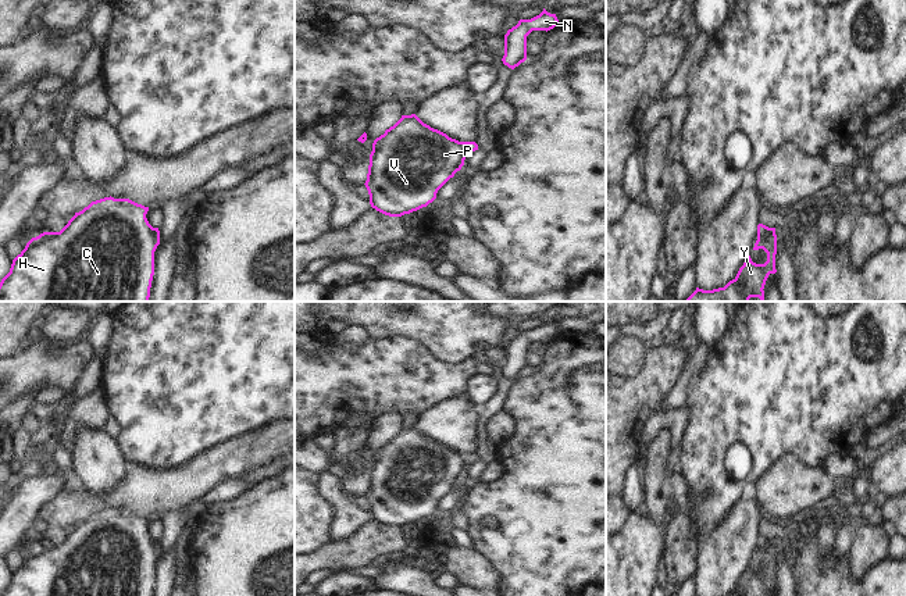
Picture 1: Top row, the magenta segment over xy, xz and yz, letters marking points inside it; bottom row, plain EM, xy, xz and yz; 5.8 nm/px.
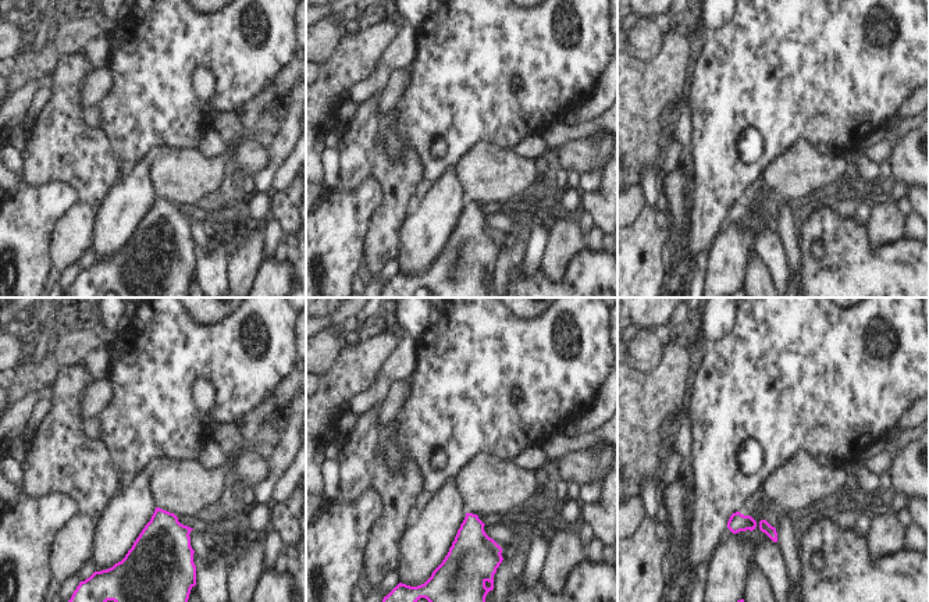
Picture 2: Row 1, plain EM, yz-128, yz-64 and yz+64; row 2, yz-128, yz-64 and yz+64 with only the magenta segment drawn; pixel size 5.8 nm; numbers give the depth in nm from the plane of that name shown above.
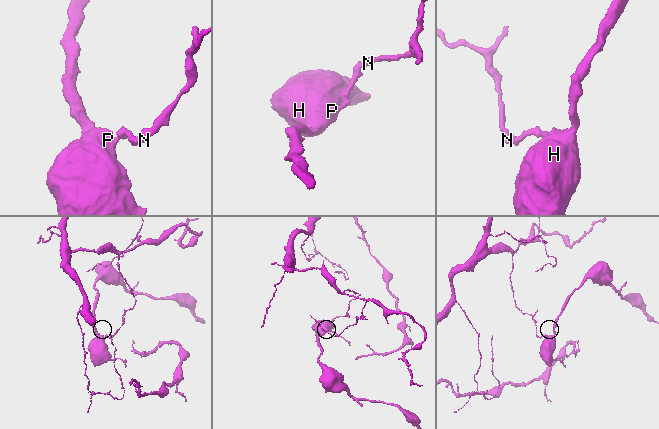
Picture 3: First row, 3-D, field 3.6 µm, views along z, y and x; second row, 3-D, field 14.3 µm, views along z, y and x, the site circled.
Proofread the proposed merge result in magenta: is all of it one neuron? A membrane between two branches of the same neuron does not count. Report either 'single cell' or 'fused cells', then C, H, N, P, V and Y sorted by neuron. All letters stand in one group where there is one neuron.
fused cells; C H P V Y / N

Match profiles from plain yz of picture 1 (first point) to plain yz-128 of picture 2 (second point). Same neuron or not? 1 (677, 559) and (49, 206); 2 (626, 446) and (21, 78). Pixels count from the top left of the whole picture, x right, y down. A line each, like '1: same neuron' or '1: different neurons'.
1: different neurons
2: same neuron

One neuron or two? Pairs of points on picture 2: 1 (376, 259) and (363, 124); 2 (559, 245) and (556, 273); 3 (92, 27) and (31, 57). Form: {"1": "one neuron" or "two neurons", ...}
{"1": "one neuron", "2": "one neuron", "3": "one neuron"}

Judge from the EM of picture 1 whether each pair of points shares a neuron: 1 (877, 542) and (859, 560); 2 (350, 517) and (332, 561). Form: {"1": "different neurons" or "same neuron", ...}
{"1": "same neuron", "2": "different neurons"}

